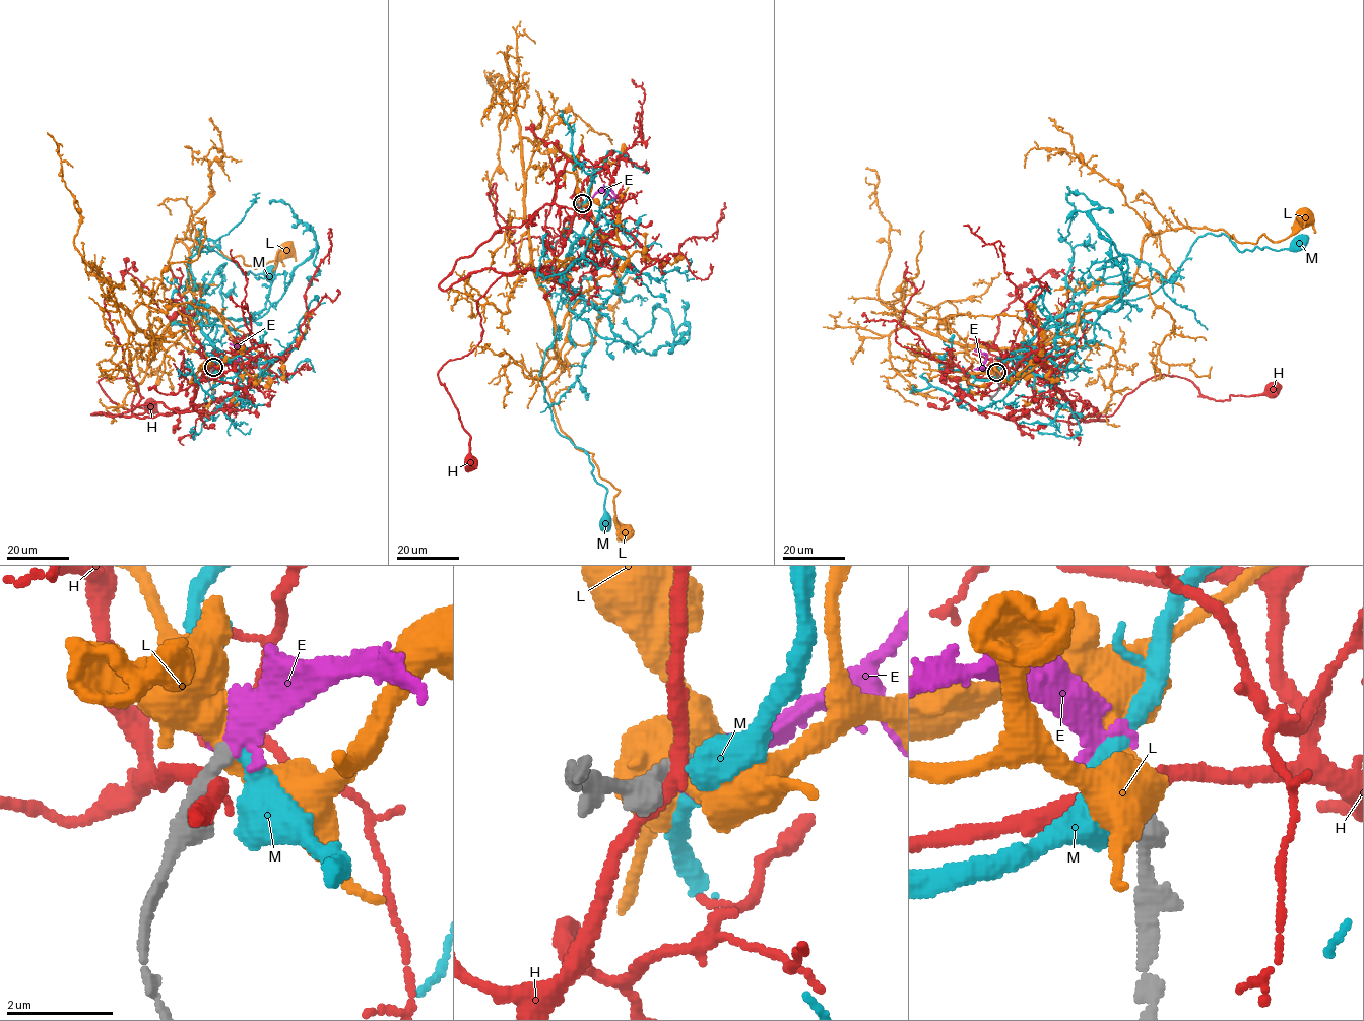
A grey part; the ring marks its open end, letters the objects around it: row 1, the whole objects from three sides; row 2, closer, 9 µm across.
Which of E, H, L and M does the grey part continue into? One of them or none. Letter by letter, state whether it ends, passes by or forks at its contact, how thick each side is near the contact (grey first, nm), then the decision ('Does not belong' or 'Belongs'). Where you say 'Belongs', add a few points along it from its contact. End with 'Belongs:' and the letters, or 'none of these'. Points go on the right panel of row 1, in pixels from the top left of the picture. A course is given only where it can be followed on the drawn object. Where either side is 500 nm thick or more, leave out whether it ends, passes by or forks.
E: It passes by. Thickness 320 nm (grey) against 320 nm. Belongs. Its course: (996, 372), (981, 368), (986, 356), (976, 348)
H: It passes by. Thickness 420 nm (grey) against 280 nm. Does not belong
L: It passes by. Thickness 320 nm (grey) against 440 nm. Does not belong
M: It passes by. Thickness 320 nm (grey) against 360 nm. Does not belong
Belongs: E

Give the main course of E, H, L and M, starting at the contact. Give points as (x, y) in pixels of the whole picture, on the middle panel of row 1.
E: (582, 203), (597, 192), (604, 192), (612, 199), (613, 192), (605, 188)
H: (580, 203), (560, 254), (539, 270), (501, 275), (476, 301), (481, 339), (439, 371), (470, 438), (472, 460)
L: (581, 203), (618, 214), (628, 261), (569, 312), (542, 385), (560, 428), (618, 489), (616, 524), (628, 530)
M: (582, 203), (540, 376), (557, 431), (606, 490), (605, 522)

